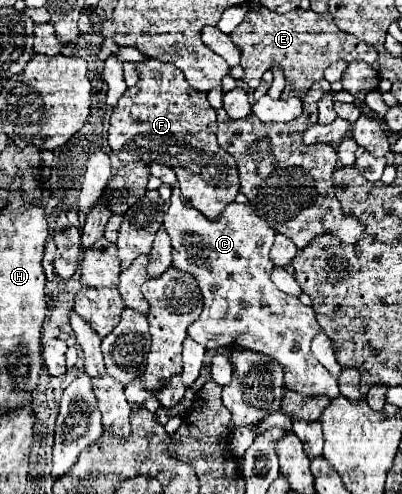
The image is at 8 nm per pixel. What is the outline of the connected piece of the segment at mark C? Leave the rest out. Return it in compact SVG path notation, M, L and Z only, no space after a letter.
M179 183L171 185L172 197L170 197L170 209L164 215L164 229L172 241L172 265L178 271L184 271L192 275L202 291L204 297L204 313L188 327L188 335L198 341L204 349L216 349L216 347L246 347L254 351L262 351L268 357L272 357L278 365L284 369L284 385L292 391L298 391L302 395L326 395L330 399L340 395L338 383L326 369L312 357L310 341L322 331L316 313L312 307L302 305L298 297L290 297L276 289L276 285L270 281L270 271L274 263L270 261L268 253L274 243L276 231L270 229L266 221L262 221L250 203L230 203L224 213L218 217L218 221L208 221L200 211L186 207L182 203Z

